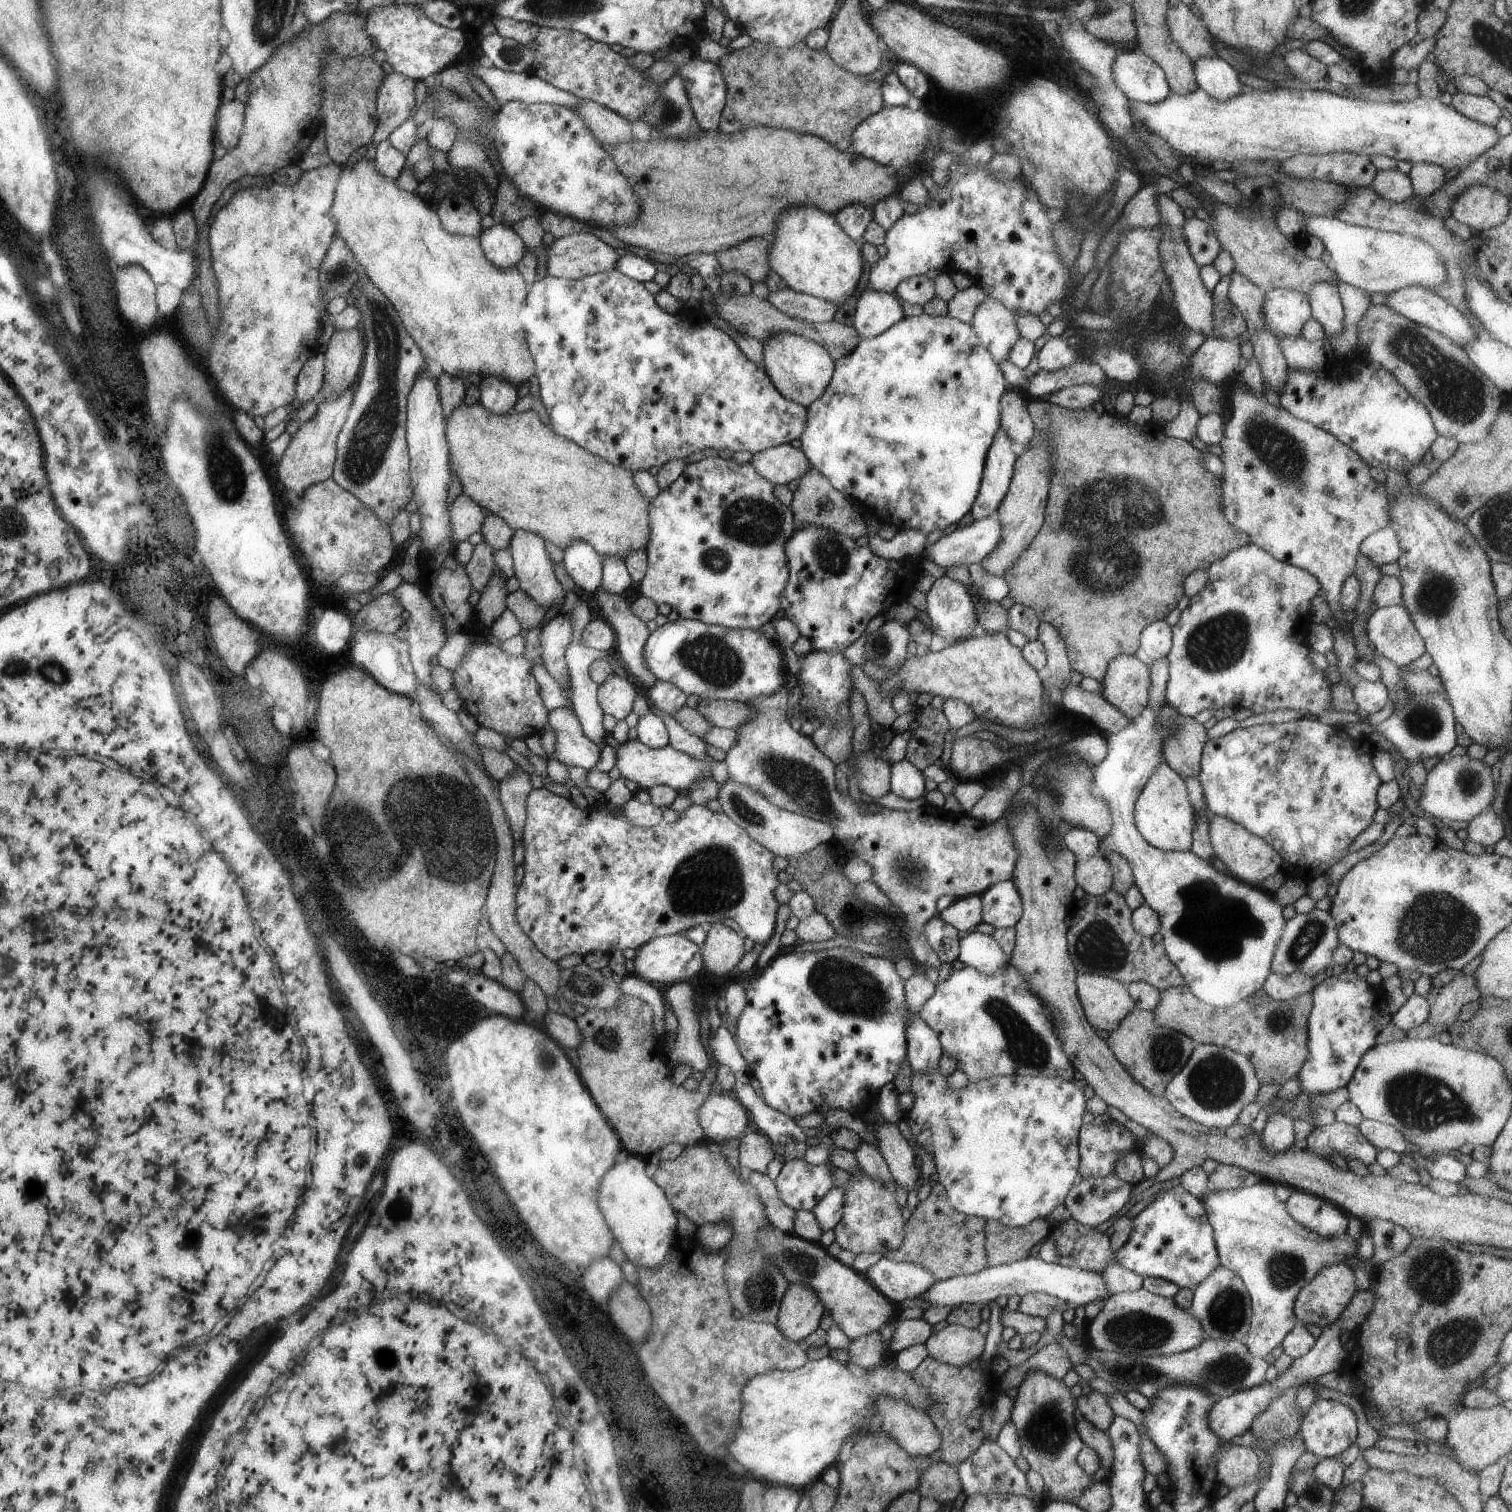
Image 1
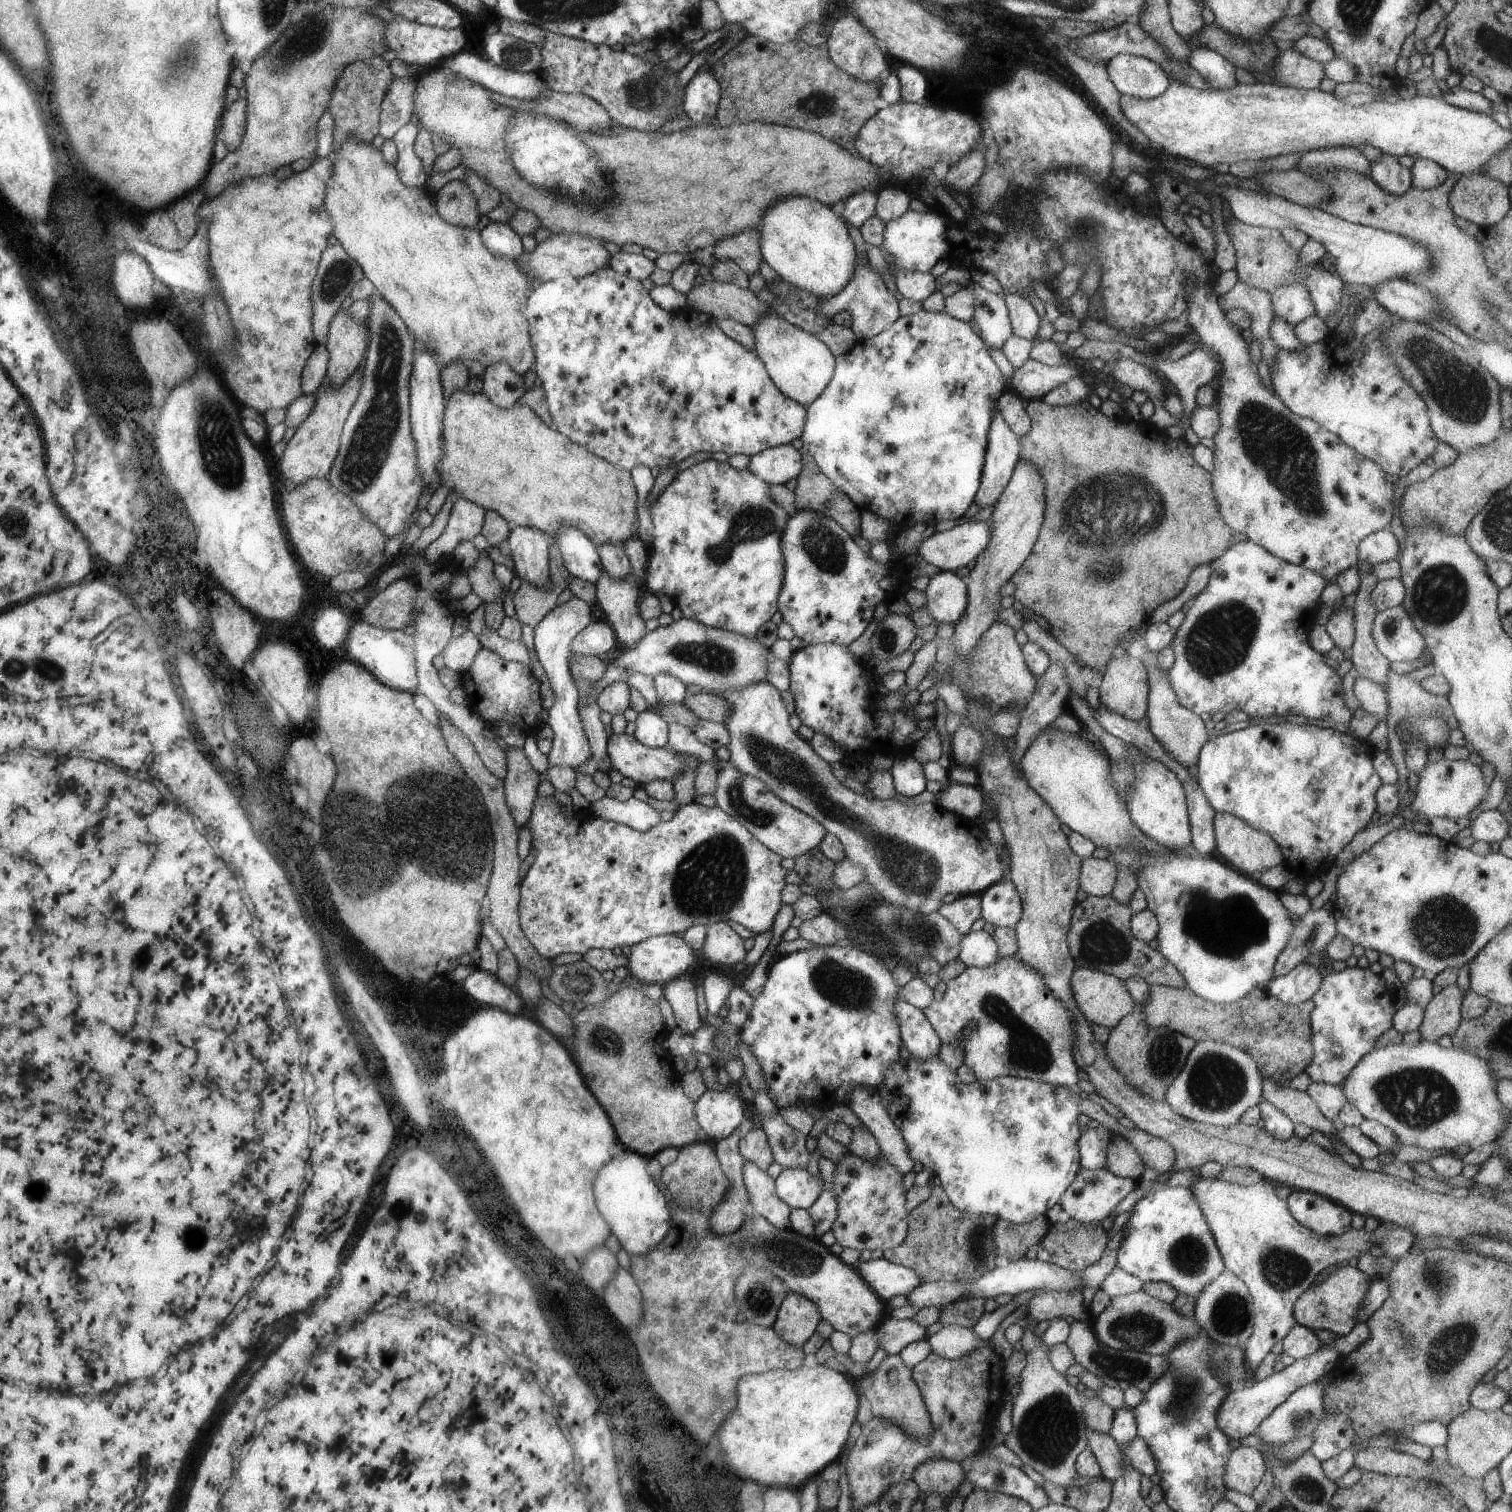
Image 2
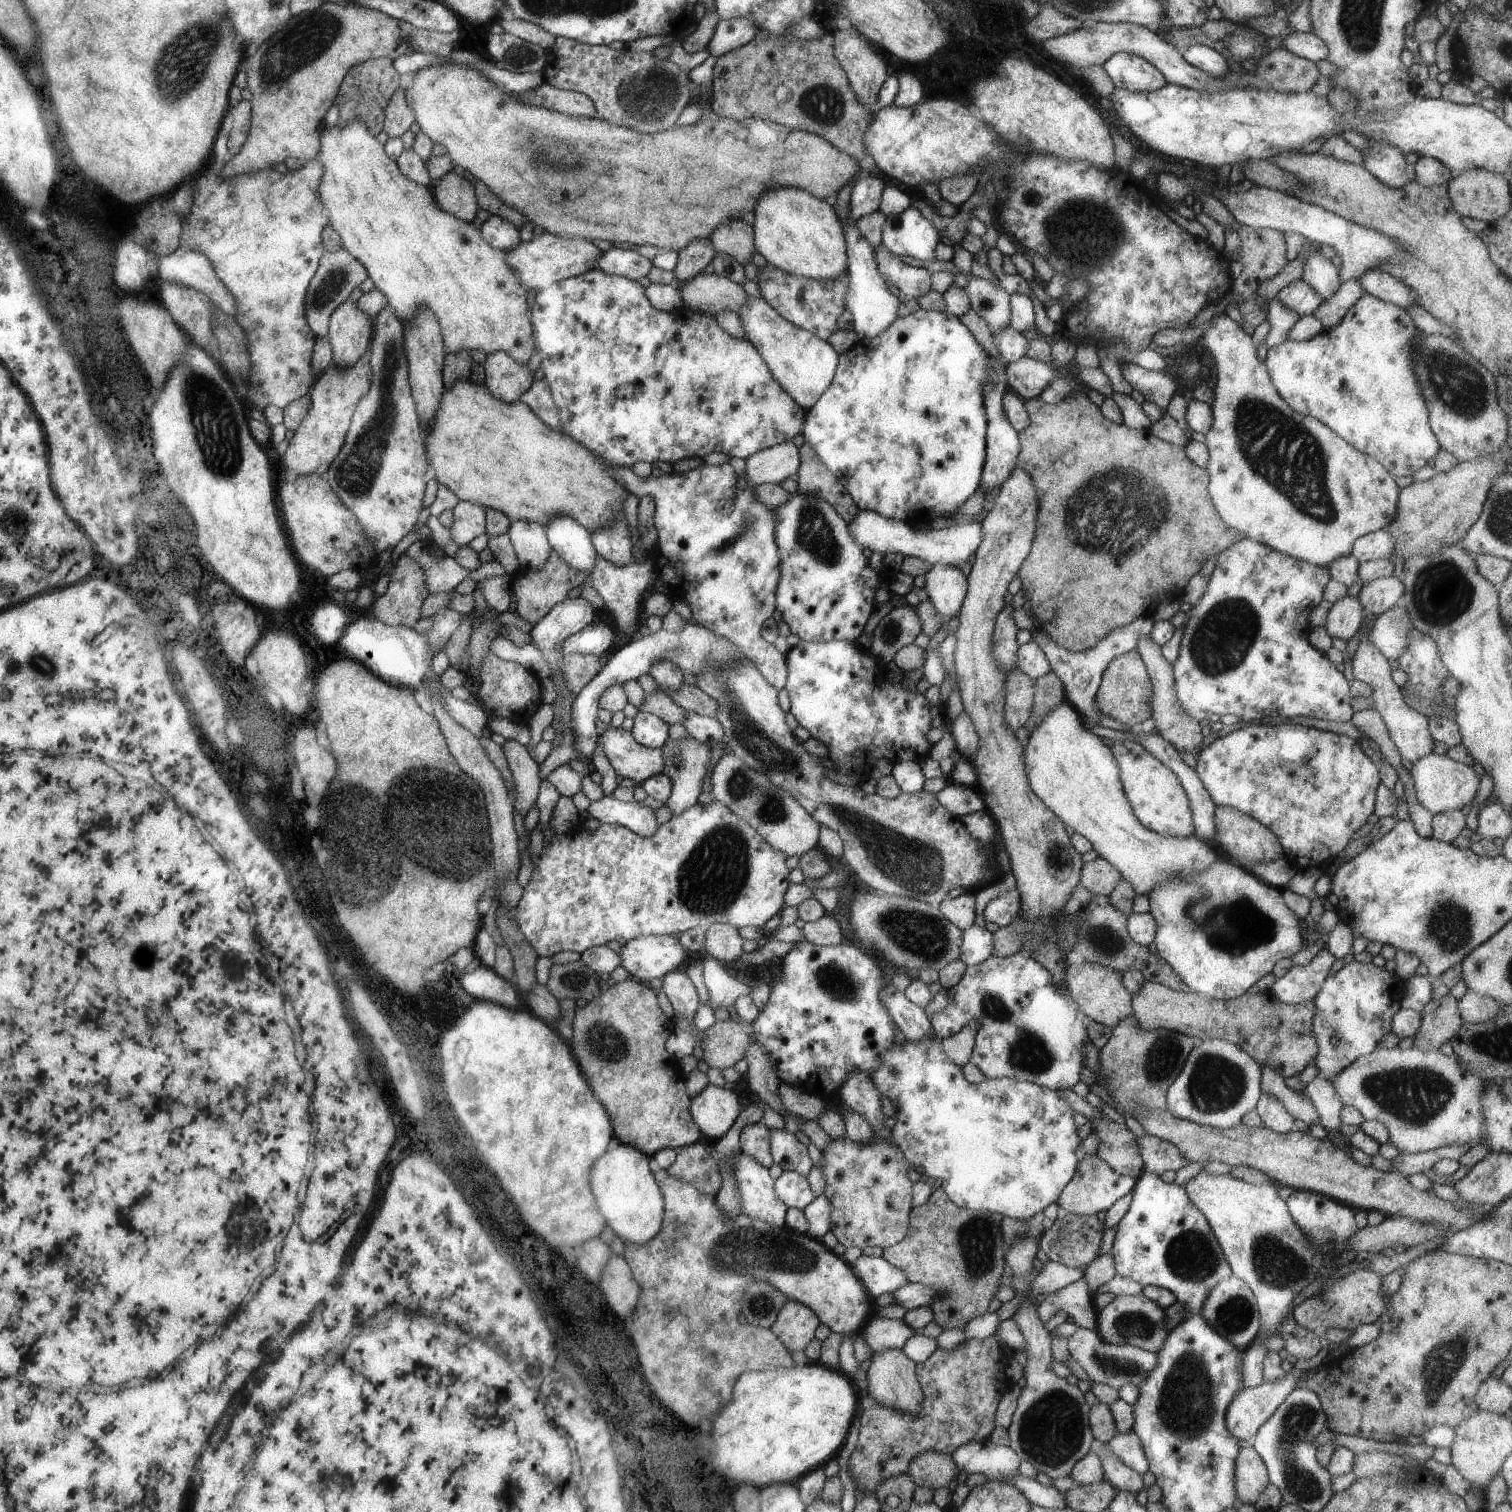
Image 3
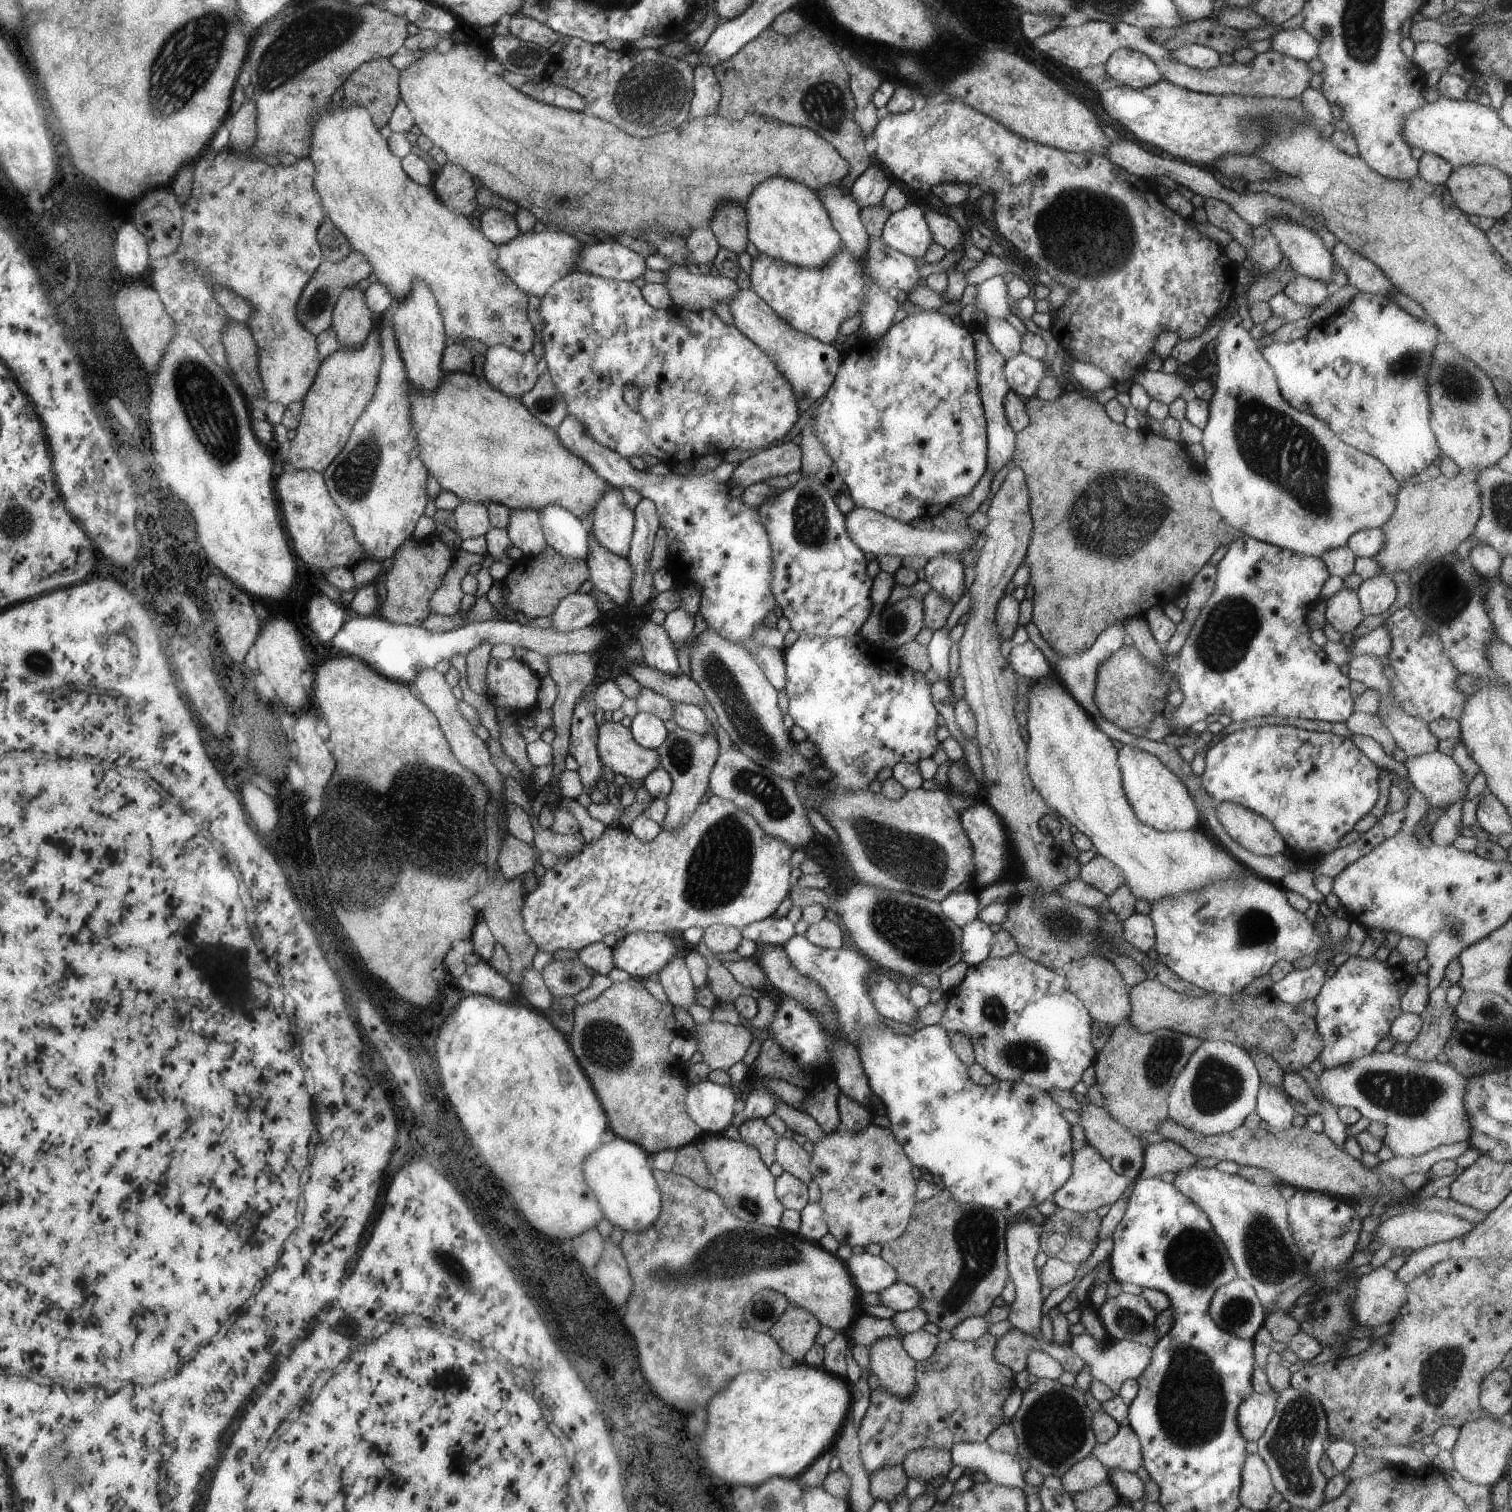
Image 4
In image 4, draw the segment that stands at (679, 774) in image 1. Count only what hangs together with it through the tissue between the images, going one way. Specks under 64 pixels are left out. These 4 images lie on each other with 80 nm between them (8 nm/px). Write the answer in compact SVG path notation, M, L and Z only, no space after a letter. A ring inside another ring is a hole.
M621 722L600 724L596 744L600 762L615 775L643 780L661 766L656 750L641 747Z

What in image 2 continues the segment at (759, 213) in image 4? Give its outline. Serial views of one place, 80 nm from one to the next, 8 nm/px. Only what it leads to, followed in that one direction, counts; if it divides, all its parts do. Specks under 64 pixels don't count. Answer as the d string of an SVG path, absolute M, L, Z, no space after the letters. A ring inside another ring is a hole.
M810 197L784 198L784 202L775 202L763 214L762 226L756 226L760 233L760 252L762 259L778 272L782 279L794 286L807 290L822 299L829 299L838 294L851 280L855 272L855 256L857 251L848 235L847 226L843 218L836 216L832 206L814 200Z

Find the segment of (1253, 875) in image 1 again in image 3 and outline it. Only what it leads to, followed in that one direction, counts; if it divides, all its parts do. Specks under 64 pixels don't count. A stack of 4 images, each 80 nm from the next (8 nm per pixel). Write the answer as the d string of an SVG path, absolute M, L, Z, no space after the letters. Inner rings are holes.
M1217 806L1215 810L1215 827L1218 846L1222 846L1232 860L1244 866L1250 862L1270 862L1285 856L1279 838L1264 823L1252 815L1244 814L1231 806Z

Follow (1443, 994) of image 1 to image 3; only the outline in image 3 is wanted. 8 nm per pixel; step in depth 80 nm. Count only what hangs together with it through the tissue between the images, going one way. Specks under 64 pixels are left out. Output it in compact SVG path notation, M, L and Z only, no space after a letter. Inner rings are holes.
M1450 992L1440 1000L1432 999L1421 1012L1421 1025L1413 1038L1413 1047L1421 1051L1438 1051L1460 1027L1458 1001Z

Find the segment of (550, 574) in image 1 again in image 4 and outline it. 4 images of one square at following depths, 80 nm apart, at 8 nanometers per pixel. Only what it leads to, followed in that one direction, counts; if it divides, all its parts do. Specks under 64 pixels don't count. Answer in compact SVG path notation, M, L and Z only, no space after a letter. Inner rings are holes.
M536 509L511 511L506 529L512 545L522 549L523 556L538 557L546 549L543 525Z

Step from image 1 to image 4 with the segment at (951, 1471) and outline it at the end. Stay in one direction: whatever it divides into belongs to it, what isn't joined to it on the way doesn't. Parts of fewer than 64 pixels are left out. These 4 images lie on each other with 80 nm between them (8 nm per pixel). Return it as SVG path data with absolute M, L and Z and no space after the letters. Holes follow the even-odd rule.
M920 1447L906 1454L901 1467L909 1479L930 1482L941 1474L946 1476L953 1465L948 1448Z

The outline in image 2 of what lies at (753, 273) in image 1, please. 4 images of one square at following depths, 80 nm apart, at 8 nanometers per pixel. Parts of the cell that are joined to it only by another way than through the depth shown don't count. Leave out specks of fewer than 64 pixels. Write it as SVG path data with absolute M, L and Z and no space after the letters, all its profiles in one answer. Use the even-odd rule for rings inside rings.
M756 228L744 229L742 233L724 237L712 246L714 256L733 260L748 276L759 273L762 255L760 252L760 233Z

